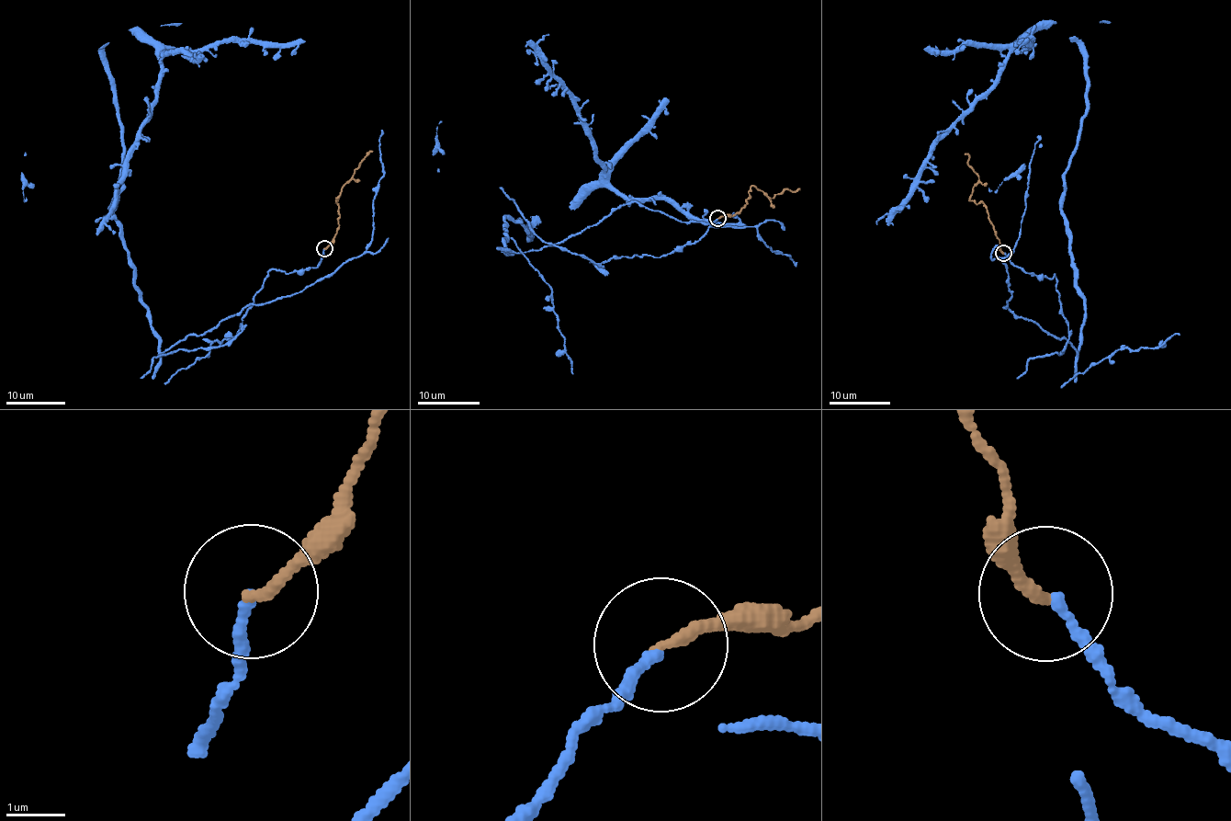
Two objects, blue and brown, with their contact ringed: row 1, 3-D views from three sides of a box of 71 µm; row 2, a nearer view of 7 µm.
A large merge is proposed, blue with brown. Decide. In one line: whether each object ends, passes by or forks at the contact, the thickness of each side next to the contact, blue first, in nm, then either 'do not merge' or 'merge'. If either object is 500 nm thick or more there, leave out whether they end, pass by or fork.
blue ends; brown ends; calibres 150 and 190 nm; merge

